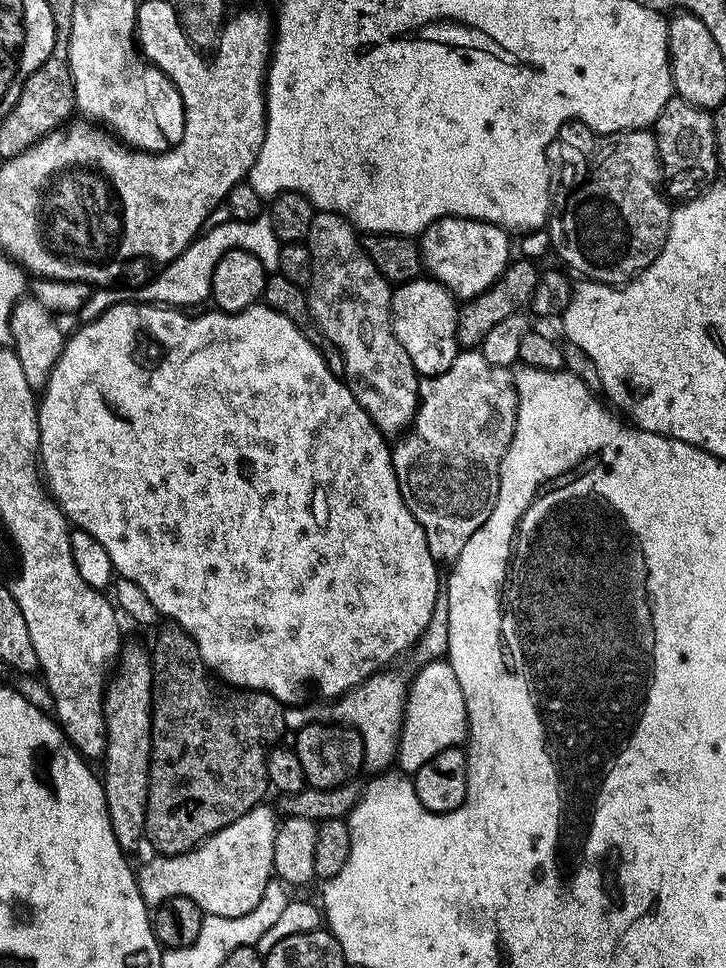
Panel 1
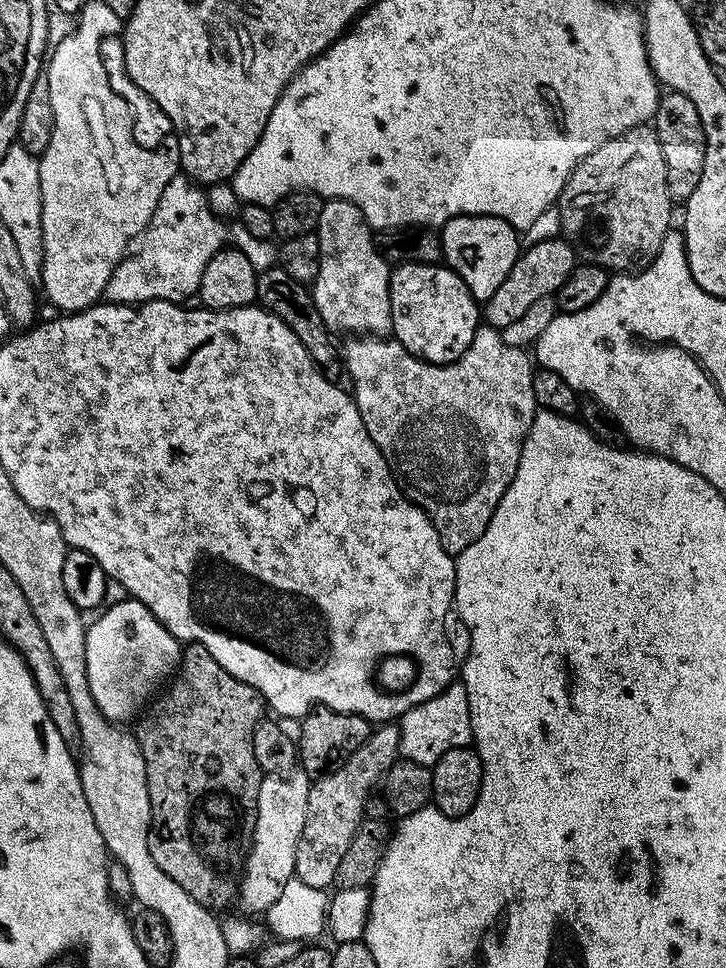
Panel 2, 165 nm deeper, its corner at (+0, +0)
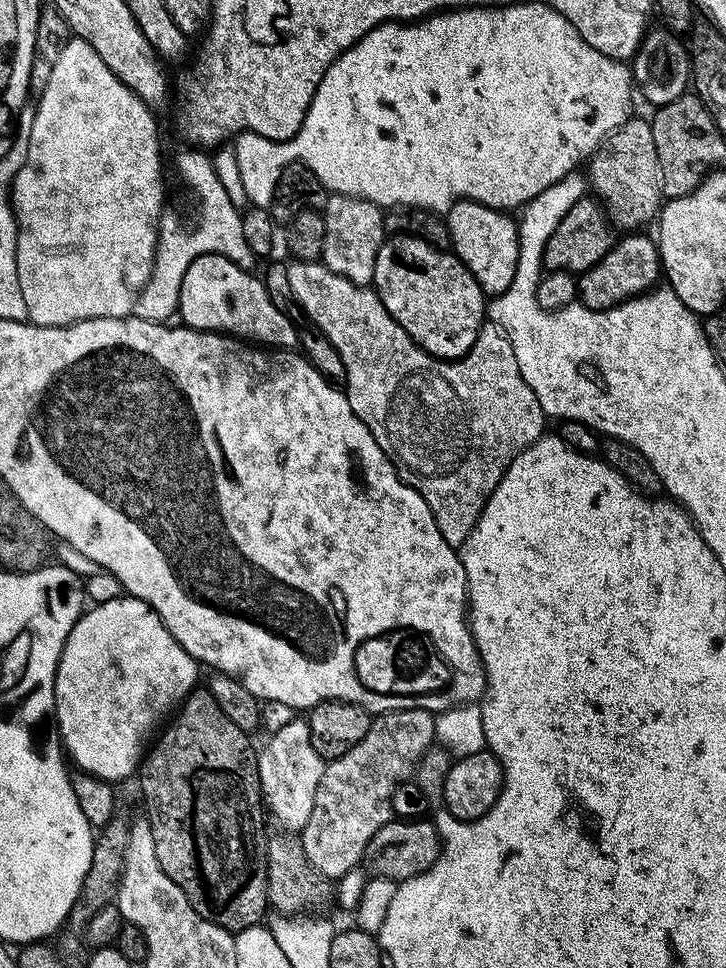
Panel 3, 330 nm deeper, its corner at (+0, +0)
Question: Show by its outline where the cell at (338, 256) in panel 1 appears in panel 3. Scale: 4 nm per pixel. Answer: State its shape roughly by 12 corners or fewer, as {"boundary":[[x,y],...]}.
{"boundary":[[329,195],[322,263],[371,285],[386,239],[380,205]]}

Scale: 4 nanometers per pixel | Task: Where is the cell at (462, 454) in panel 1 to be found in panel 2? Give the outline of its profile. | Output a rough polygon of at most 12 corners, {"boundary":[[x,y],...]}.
{"boundary":[[476,329],[453,364],[340,356],[366,434],[453,558],[538,411],[533,357]]}

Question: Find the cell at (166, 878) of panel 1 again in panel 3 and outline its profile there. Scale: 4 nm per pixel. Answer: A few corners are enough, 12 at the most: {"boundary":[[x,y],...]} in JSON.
{"boundary":[[307,719],[259,749],[266,808],[289,833],[314,810],[326,761]]}

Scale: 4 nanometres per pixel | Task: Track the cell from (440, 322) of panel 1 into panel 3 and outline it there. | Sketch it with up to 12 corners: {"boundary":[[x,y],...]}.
{"boundary":[[389,235],[372,284],[423,352],[459,360],[486,293],[451,251]]}

